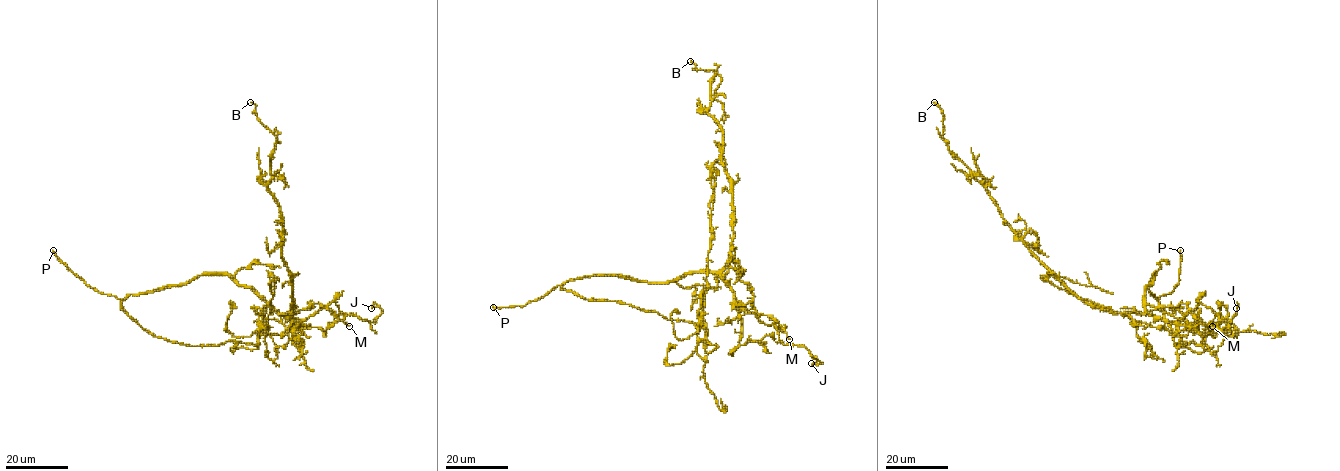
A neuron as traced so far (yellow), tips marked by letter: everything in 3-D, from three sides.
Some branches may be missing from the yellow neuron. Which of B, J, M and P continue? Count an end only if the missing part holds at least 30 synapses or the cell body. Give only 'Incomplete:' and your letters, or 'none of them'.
Incomplete: P

